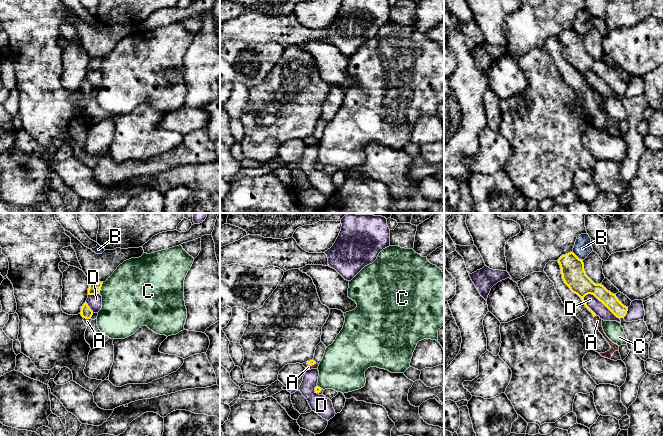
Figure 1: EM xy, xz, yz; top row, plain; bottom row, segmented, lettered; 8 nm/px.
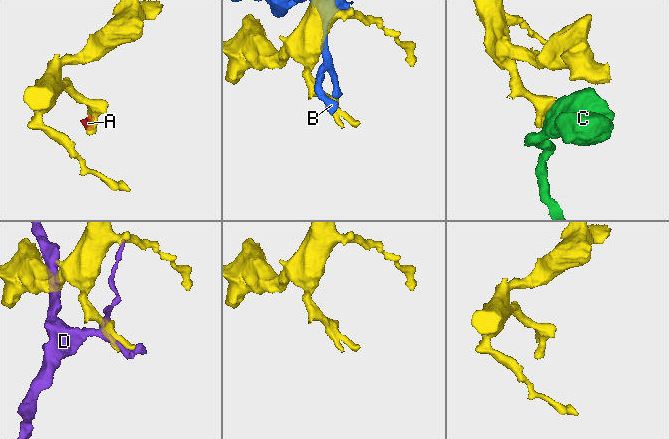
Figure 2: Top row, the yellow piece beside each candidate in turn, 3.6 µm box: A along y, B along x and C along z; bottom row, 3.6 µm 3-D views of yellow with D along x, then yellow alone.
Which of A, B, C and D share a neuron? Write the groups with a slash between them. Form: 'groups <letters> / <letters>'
groups A / B / C / D

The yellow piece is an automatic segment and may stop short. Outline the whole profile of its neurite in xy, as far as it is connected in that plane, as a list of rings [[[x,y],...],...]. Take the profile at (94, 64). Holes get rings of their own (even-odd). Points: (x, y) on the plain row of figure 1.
[[[92,57],[89,60],[89,64],[88,64],[88,71],[95,71],[95,70],[99,70],[101,63],[102,63],[103,58],[100,57]]]

